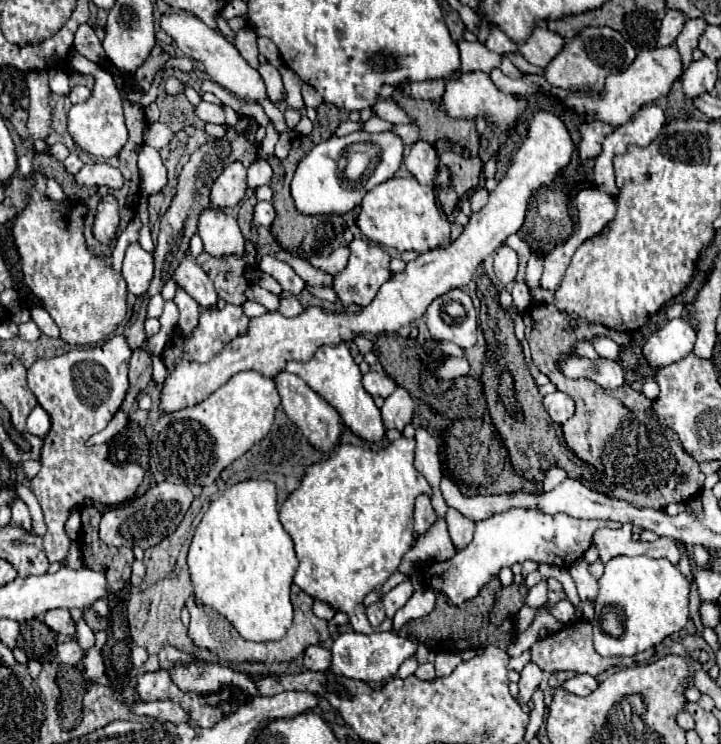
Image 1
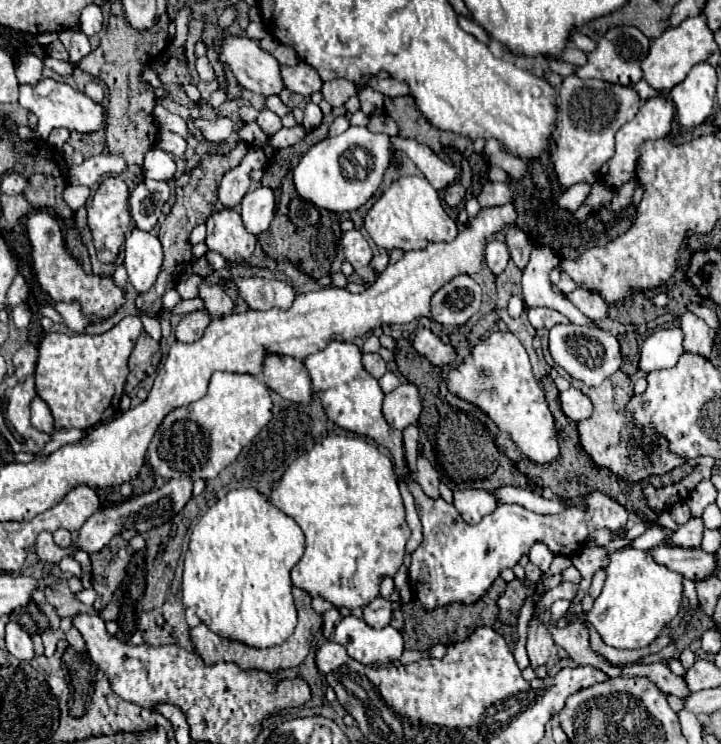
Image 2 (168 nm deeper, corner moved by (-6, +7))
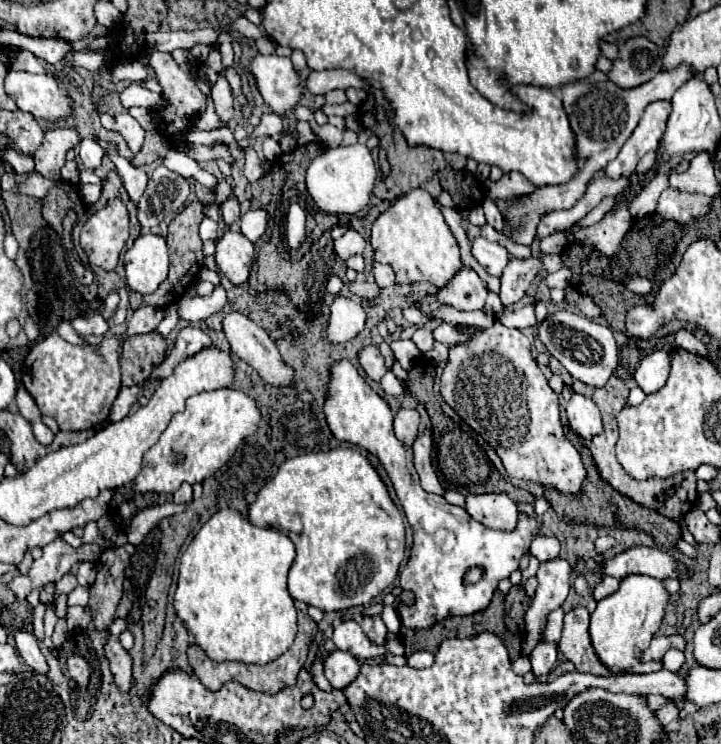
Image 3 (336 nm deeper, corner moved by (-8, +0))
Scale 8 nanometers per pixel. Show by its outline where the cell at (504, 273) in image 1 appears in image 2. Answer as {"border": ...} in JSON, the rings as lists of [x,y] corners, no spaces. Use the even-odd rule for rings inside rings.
{"border":[[[490,240],[486,244],[486,250],[484,250],[484,260],[488,264],[488,270],[498,276],[504,272],[508,260],[510,260],[510,254],[508,254],[508,248],[504,242],[500,240]]]}

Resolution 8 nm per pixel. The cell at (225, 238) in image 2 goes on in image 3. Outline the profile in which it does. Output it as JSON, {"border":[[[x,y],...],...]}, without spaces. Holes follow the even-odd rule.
{"border":[[[234,227],[216,241],[216,265],[234,285],[248,281],[252,259],[254,245]]]}

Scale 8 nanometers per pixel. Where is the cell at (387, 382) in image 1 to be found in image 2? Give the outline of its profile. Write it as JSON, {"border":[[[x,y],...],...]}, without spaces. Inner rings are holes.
{"border":[[[378,352],[362,354],[362,364],[374,378],[382,378],[384,372],[386,372],[386,362],[382,360],[382,356]]]}

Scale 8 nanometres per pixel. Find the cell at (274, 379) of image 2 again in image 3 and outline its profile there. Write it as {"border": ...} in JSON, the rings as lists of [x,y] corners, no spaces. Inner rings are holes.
{"border":[[[230,311],[224,315],[222,319],[222,329],[224,329],[224,335],[232,347],[232,351],[242,359],[246,361],[250,367],[254,367],[258,371],[258,375],[272,387],[296,387],[296,371],[292,367],[288,367],[288,363],[284,363],[276,343],[272,343],[270,335],[258,327],[250,317],[246,317],[244,313],[240,311]]]}

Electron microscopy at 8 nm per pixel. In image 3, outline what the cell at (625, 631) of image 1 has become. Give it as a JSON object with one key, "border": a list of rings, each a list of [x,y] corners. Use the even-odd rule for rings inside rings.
{"border":[[[626,575],[620,581],[618,591],[598,601],[596,611],[590,615],[590,639],[600,661],[614,671],[651,673],[662,669],[662,660],[642,662],[640,653],[648,649],[650,639],[660,629],[666,615],[670,593],[660,579],[648,575]]]}

